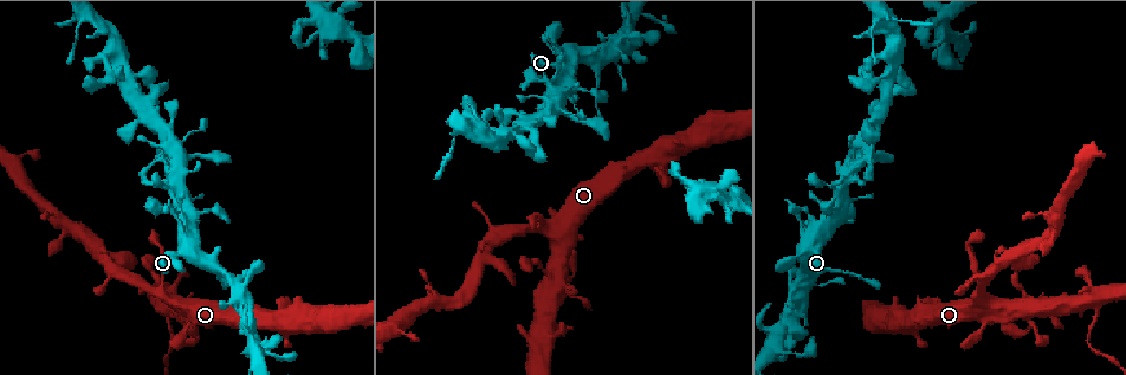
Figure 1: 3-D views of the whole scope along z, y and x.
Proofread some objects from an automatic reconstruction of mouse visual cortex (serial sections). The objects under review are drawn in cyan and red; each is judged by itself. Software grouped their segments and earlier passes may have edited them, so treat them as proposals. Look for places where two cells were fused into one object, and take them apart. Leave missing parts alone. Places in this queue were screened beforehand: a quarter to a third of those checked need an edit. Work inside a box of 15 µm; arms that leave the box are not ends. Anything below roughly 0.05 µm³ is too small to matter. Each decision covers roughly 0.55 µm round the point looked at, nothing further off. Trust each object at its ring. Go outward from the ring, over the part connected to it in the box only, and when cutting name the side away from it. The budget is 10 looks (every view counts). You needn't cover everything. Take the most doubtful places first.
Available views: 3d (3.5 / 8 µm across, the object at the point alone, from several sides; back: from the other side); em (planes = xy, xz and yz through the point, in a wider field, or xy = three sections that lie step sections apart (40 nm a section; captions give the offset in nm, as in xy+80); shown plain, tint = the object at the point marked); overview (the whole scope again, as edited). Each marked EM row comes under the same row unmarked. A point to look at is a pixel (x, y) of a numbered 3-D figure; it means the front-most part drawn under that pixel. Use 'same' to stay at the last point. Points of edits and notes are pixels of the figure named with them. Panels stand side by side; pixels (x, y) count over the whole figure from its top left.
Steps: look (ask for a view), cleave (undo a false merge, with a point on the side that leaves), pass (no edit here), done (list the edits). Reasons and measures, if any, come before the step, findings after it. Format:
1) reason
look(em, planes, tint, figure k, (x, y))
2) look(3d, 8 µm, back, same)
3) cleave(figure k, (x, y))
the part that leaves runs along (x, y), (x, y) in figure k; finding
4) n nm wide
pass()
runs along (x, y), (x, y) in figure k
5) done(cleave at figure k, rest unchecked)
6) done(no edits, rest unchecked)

abrupt turn
look(3d, 3.5 µm, back, figure 1, (1089, 344))

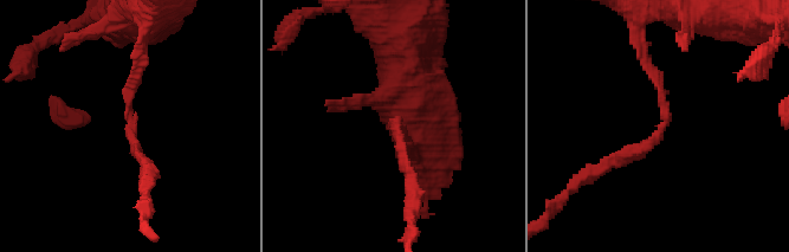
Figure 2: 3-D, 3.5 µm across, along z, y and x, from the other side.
shape alone is not enough
look(em, xy, step 3, tint, figure 2, (668, 122))

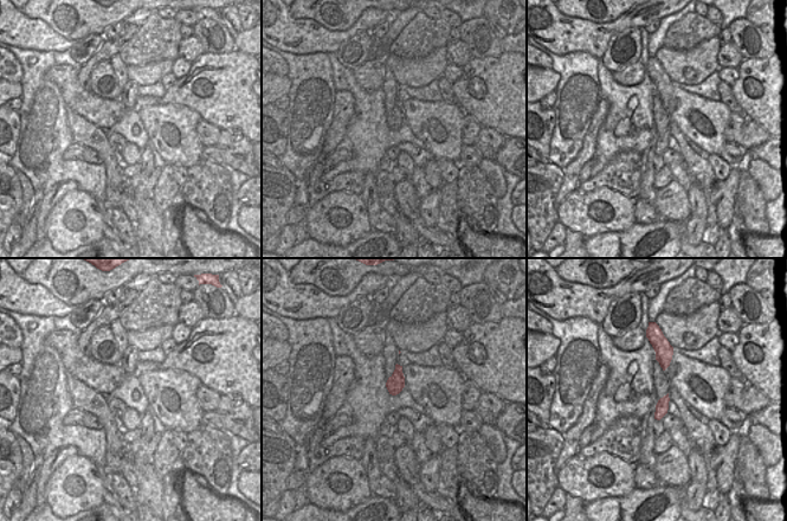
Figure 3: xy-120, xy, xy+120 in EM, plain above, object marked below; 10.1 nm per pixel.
cleave(figure 2, (133, 129))
the part that leaves runs along (131, 84), (131, 142), (147, 165) in figure 2; a second cell is stuck on

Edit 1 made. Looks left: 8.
small branch off a trunk
look(em, planes, tint, figure 1, (810, 249))

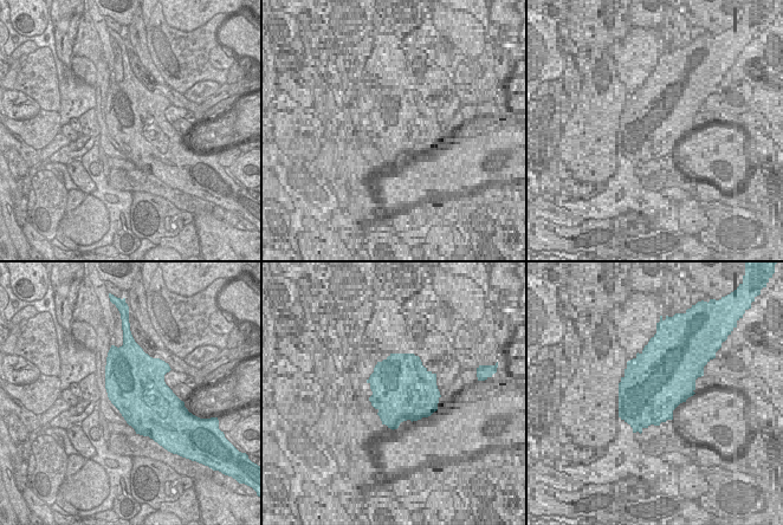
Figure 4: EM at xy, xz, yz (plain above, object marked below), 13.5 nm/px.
wider look
look(3d, 3.5 µm, back, same)

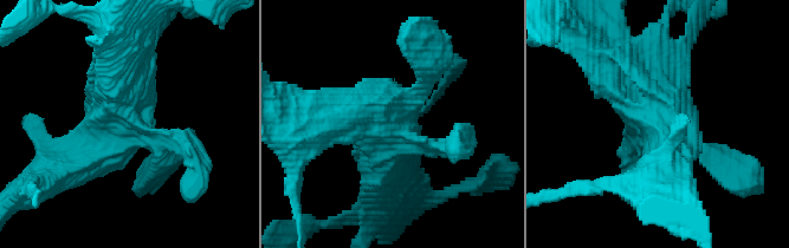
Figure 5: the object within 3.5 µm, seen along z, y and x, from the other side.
pass()
one cell here

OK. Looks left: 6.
calibre changes
look(3d, 8 µm, figure 1, (831, 271))

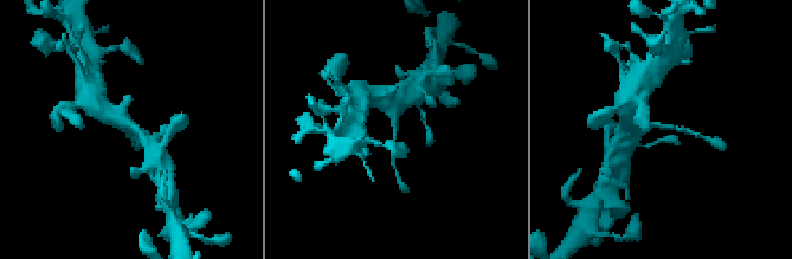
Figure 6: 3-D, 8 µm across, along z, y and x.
look(em, xy, step 3, tint, figure 6, (397, 130))

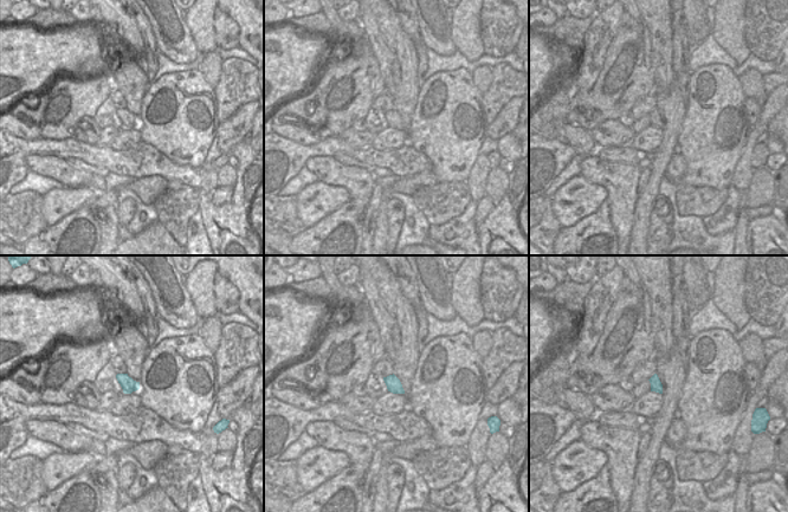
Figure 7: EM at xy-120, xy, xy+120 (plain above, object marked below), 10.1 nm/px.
150 nm wide
pass()
runs along (632, 120), (636, 124), (695, 134) in figure 6; all the same cell

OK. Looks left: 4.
a narrow waist
look(3d, 3.5 µm, figure 1, (656, 20))

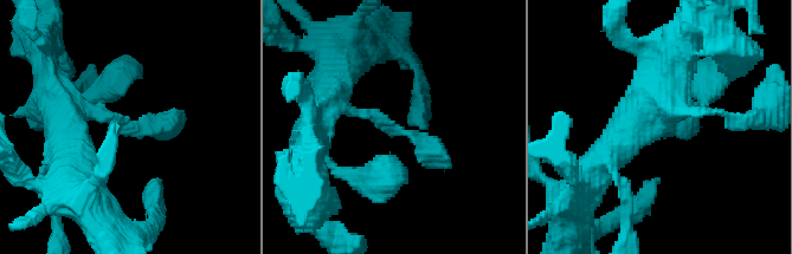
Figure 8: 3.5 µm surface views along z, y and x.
look(em, xy, step 3, tint, figure 8, (128, 125))

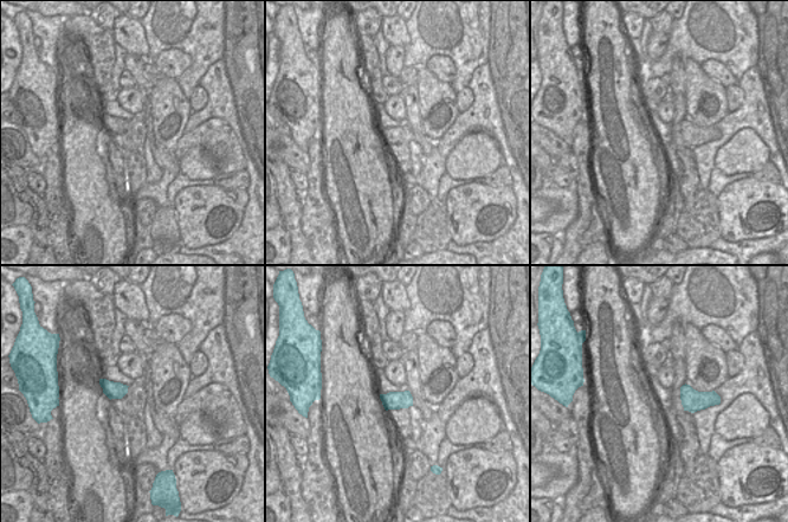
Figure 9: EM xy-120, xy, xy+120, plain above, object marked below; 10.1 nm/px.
pass()
runs along (327, 108), (341, 101), (374, 114), (450, 162) in figure 8; continuous, no second cell

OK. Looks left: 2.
done(cleave at figure 2, rest unchecked)

